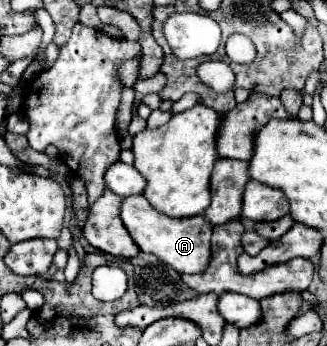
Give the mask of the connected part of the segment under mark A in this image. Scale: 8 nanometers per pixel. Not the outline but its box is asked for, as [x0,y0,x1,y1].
[122,195,212,275]

